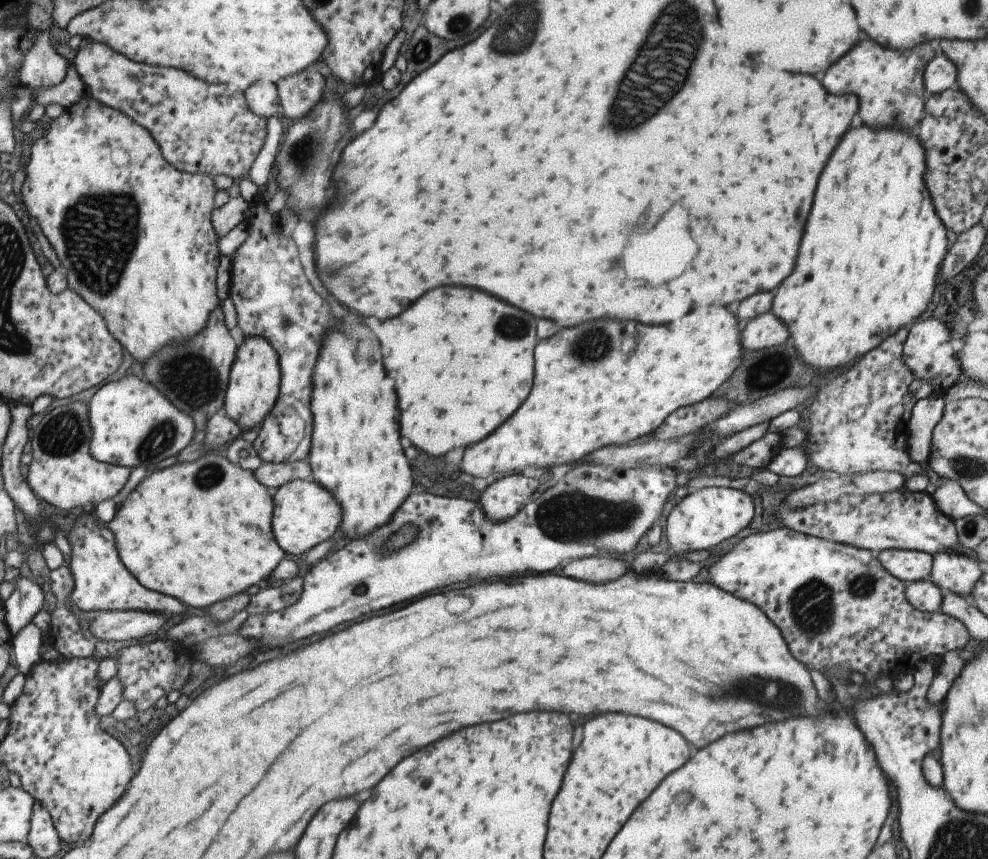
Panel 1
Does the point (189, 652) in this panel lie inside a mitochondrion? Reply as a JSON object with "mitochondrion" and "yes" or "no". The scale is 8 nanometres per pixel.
{"mitochondrion":"no"}

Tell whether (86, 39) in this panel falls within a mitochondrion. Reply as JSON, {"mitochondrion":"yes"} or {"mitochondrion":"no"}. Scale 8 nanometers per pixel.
{"mitochondrion":"no"}

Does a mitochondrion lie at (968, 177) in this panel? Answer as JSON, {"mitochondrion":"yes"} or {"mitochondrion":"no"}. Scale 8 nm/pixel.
{"mitochondrion":"no"}

